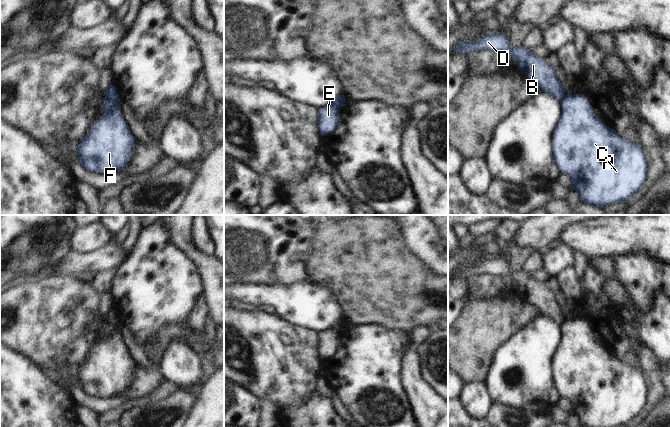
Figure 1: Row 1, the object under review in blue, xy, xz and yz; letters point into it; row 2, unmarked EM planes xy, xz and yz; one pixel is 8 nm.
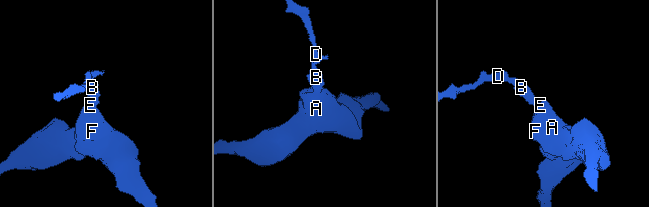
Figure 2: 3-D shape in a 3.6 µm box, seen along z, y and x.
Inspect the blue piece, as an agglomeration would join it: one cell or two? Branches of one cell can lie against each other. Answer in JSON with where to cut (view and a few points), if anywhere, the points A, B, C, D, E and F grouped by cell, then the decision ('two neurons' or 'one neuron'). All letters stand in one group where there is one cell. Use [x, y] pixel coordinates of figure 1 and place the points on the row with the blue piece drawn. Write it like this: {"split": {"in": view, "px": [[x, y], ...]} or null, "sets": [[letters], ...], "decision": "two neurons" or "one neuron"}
{"split": {"in": "xy", "px": [[105, 96], [111, 101], [118, 102]]}, "sets": [["A", "C", "E", "F"], ["B", "D"]], "decision": "two neurons"}

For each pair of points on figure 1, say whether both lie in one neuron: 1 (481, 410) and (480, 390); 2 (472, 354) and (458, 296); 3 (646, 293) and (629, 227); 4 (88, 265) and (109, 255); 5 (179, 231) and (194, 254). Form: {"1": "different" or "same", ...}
{"1": "same", "2": "different", "3": "different", "4": "same", "5": "same"}

